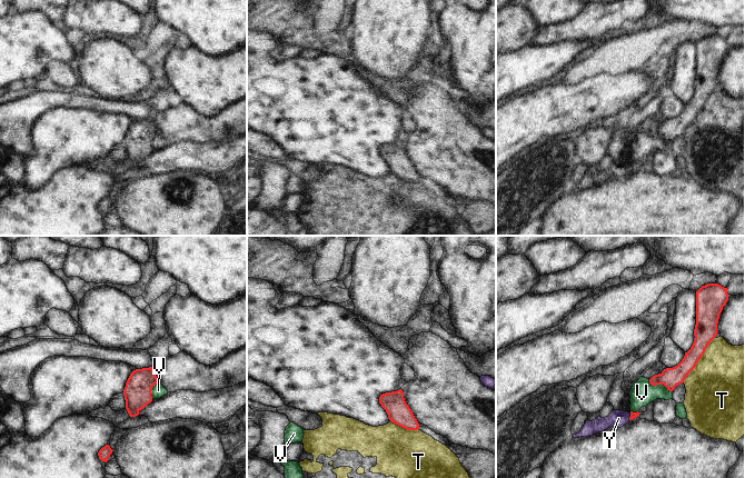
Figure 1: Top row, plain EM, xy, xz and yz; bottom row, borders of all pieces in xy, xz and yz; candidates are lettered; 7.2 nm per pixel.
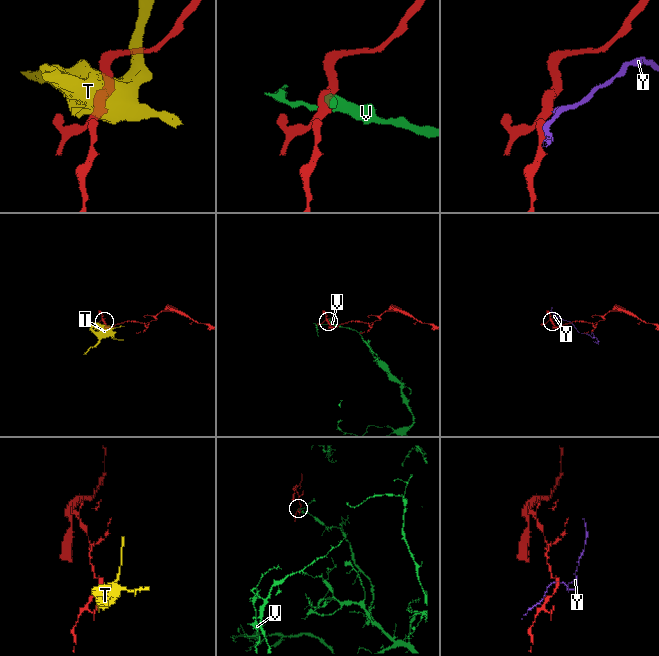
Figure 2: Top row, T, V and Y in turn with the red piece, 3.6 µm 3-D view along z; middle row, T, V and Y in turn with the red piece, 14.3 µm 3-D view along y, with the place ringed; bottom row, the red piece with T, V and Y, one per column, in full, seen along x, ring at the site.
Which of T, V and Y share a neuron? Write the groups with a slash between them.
T / V / Y

